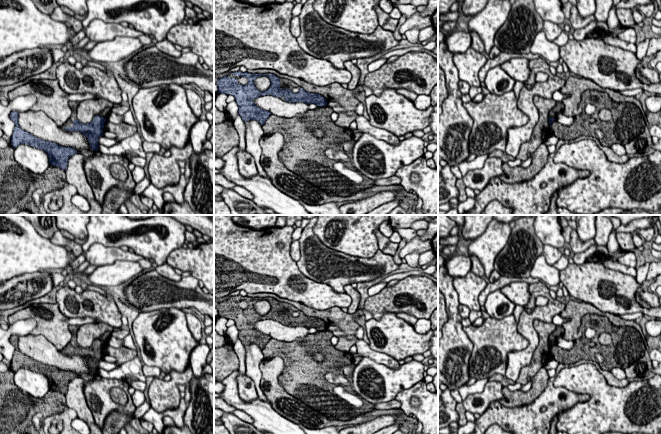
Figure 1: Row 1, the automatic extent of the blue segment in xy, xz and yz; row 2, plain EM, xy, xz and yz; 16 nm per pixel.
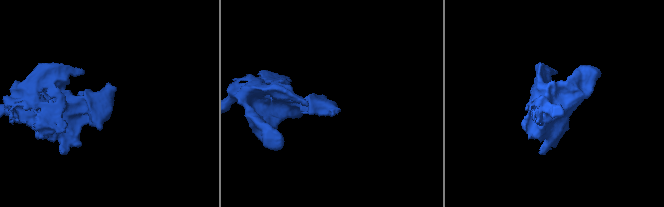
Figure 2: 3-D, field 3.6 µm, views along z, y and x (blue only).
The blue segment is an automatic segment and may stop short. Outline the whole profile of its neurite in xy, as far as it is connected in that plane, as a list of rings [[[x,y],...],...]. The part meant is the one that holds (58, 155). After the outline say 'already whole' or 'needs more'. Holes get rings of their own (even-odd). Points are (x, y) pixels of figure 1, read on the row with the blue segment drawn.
[[[18,111],[10,113],[11,120],[15,123],[15,128],[11,137],[11,145],[15,149],[20,144],[27,144],[35,148],[44,150],[49,157],[50,165],[60,167],[65,171],[68,159],[78,153],[77,150],[71,147],[63,147],[54,142],[39,139],[32,134],[22,130],[18,124]]]; already whole

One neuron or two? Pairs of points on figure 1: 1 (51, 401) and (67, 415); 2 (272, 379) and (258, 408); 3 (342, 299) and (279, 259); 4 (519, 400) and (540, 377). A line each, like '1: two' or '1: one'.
1: two
2: two
3: one
4: one

